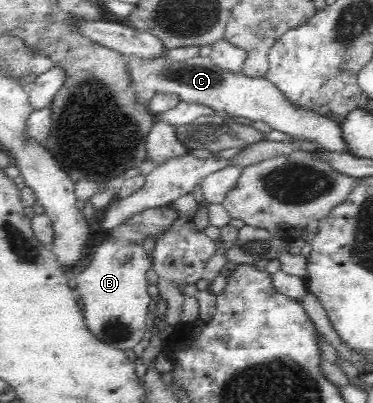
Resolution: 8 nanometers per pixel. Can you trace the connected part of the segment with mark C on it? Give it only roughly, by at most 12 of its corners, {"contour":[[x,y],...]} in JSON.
{"contour":[[209,57],[127,61],[137,91],[353,155],[339,122]]}

